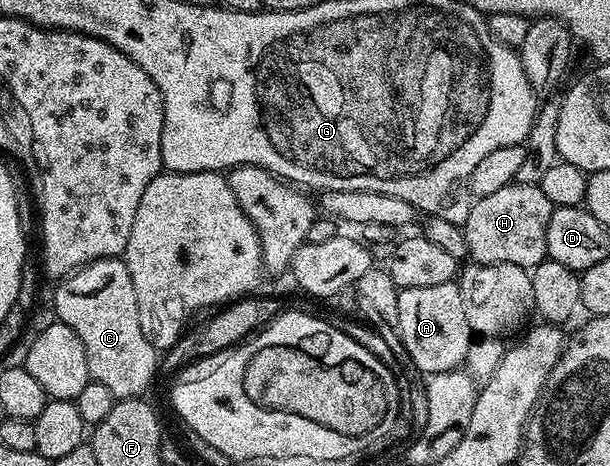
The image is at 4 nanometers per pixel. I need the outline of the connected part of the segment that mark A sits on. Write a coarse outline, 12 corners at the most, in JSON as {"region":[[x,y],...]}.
{"region":[[457,282],[399,290],[396,331],[427,376],[472,342]]}

